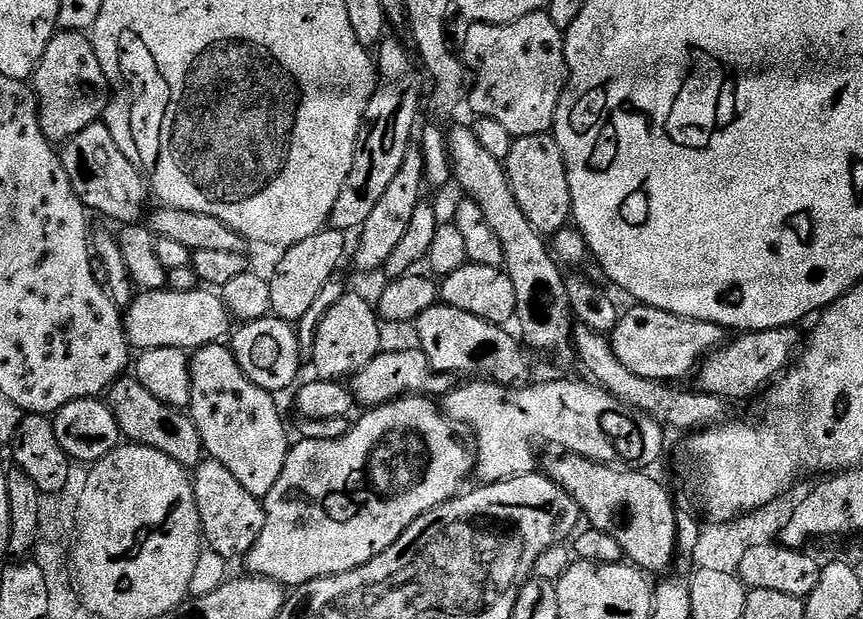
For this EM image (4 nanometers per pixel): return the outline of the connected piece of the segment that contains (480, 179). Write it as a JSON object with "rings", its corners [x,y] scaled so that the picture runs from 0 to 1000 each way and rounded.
{"rings":[[[546,205],[528,207],[525,213],[520,212],[518,221],[527,296],[533,296],[537,315],[548,323],[554,339],[559,339],[563,359],[572,372],[572,381],[577,384],[577,391],[582,391],[583,435],[589,441],[591,456],[596,456],[596,517],[597,522],[603,522],[601,541],[606,554],[613,564],[616,561],[621,569],[632,569],[633,574],[641,575],[649,588],[664,586],[665,512],[660,481],[656,475],[656,446],[655,441],[649,441],[650,428],[645,415],[637,405],[636,396],[635,401],[630,396],[634,394],[632,383],[623,380],[619,365],[610,359],[610,346],[605,346],[600,326],[596,326],[596,307],[591,307],[585,267],[577,255],[571,255],[555,233]]]}

